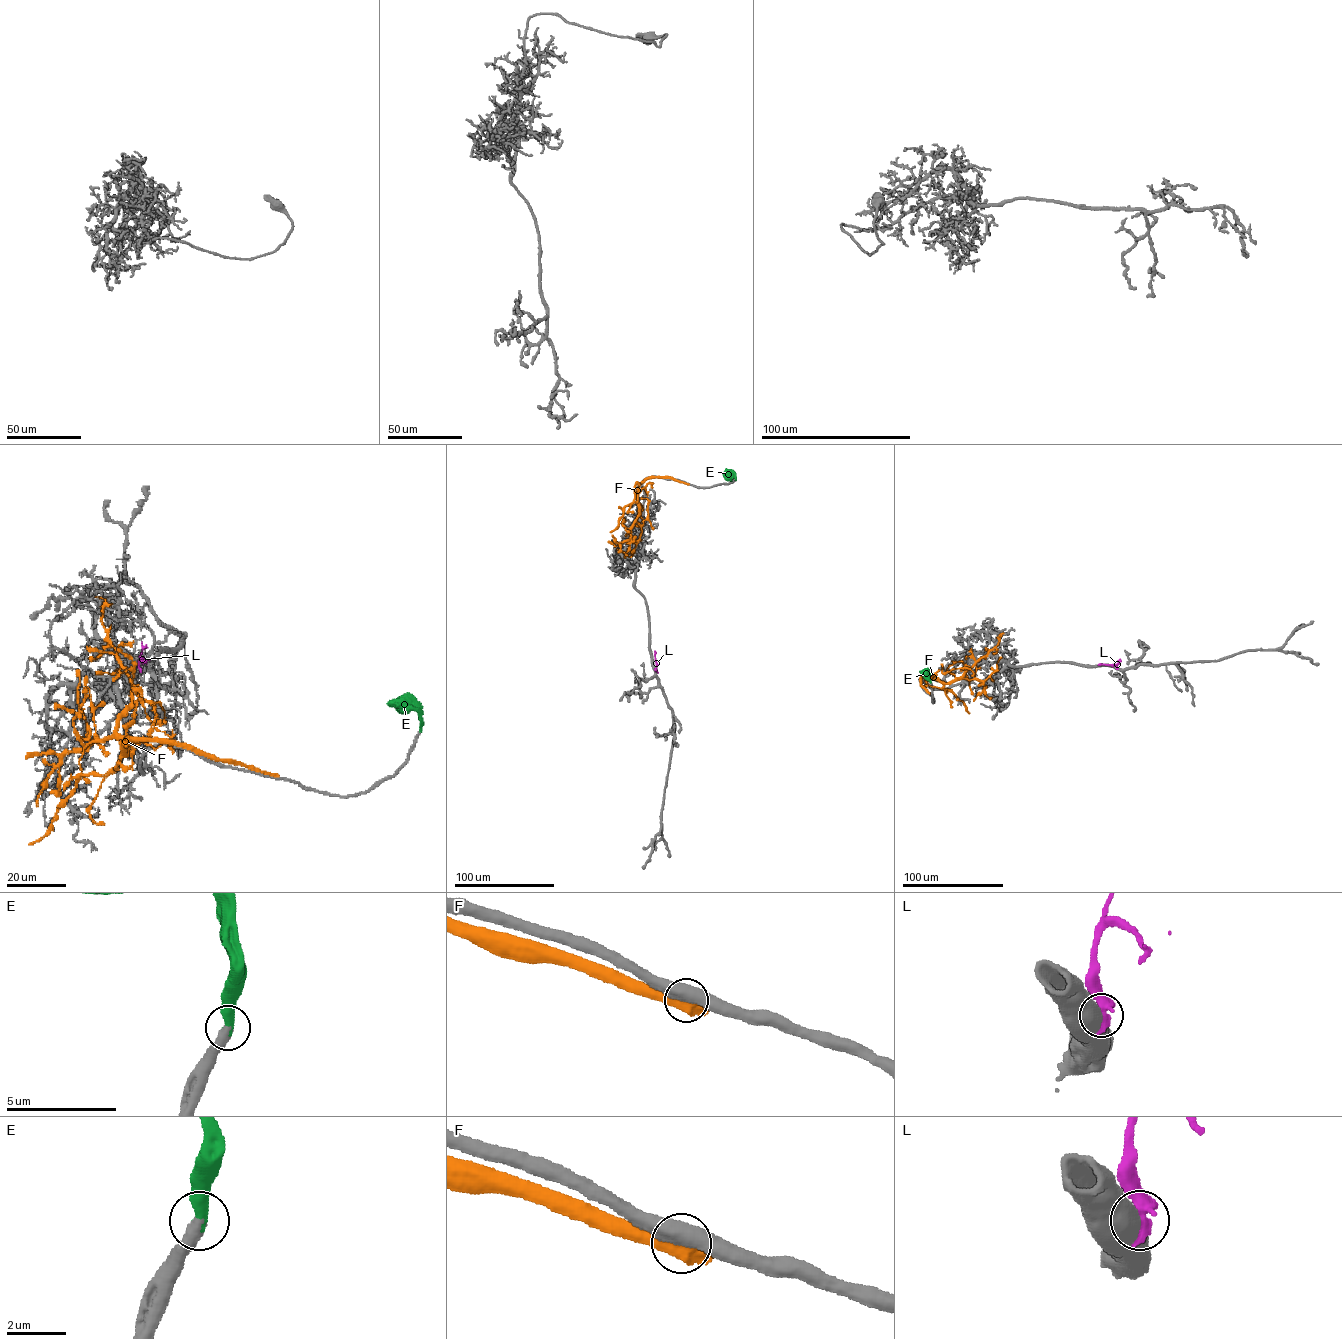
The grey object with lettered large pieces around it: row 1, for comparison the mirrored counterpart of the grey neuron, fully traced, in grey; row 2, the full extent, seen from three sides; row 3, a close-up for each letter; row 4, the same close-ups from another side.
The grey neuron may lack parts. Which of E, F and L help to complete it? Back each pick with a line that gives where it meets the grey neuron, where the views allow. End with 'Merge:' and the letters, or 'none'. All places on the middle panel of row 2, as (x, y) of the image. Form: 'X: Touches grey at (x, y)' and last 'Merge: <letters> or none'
E: Touches grey at (735, 479)
Merge: E

